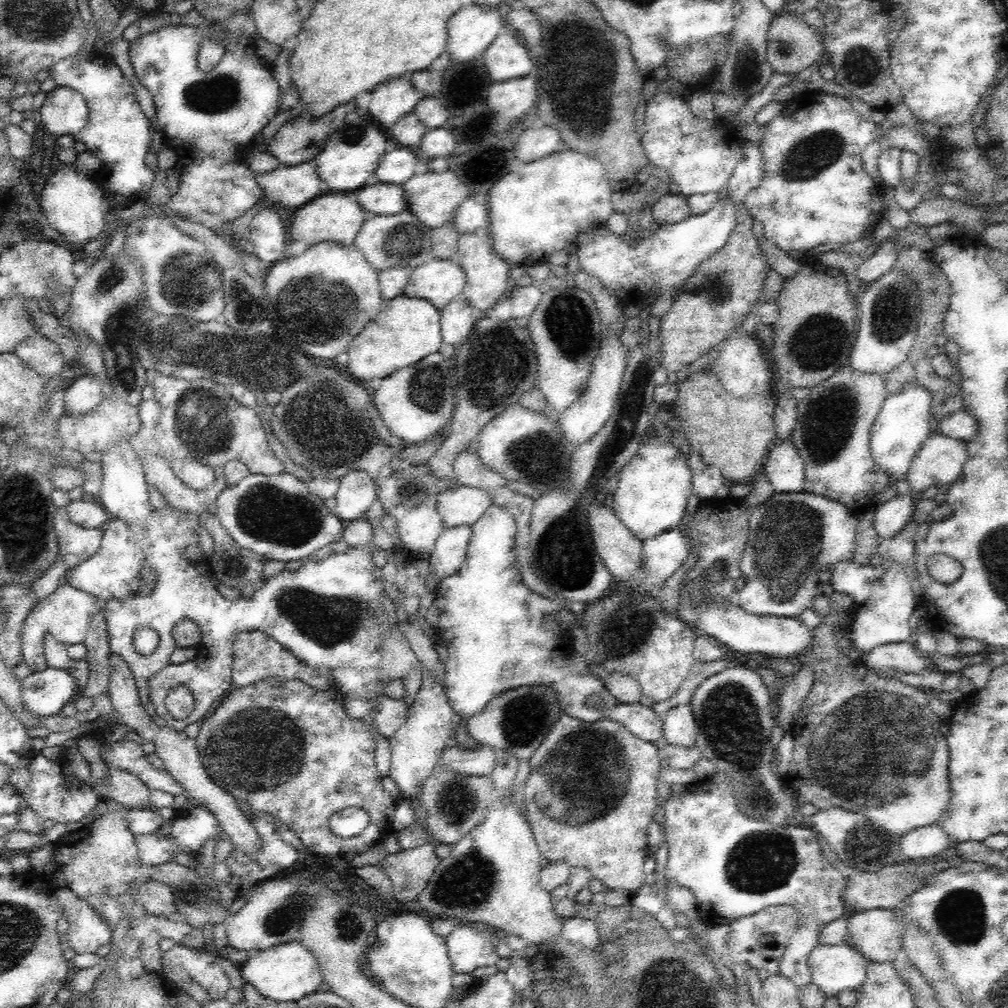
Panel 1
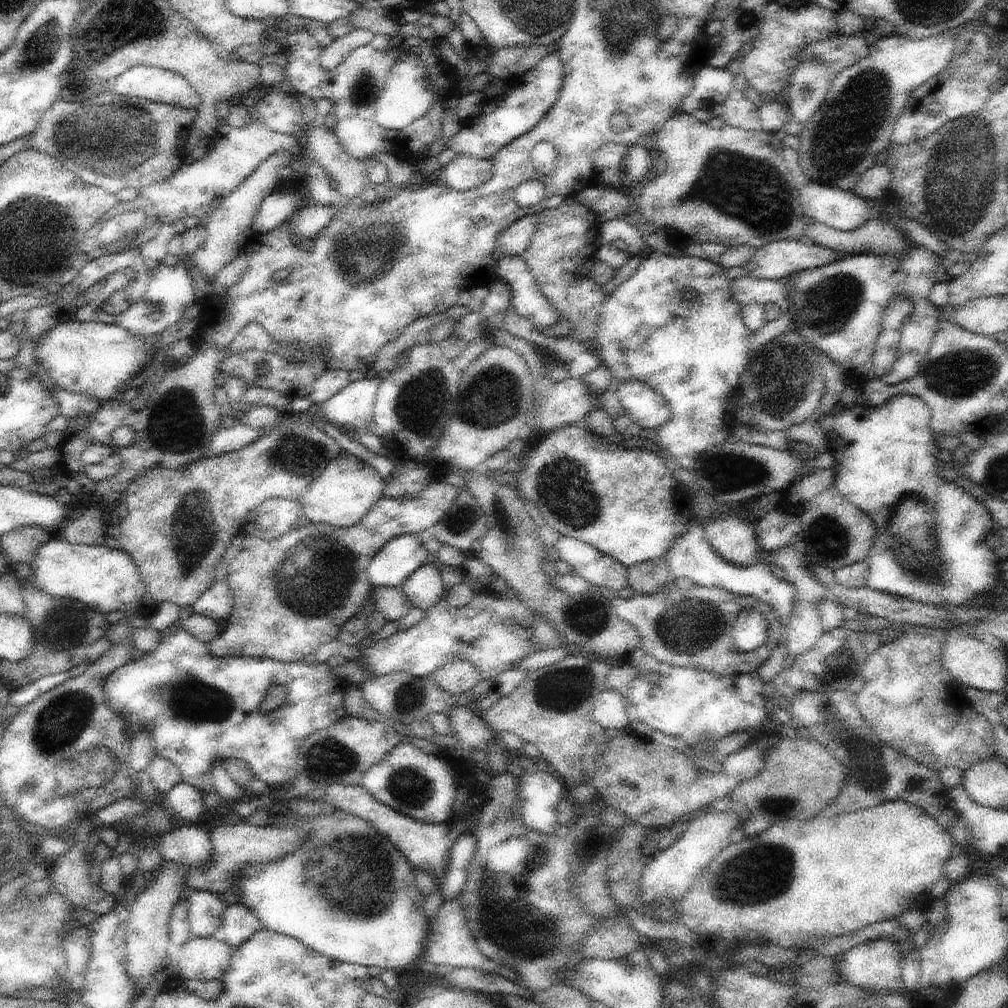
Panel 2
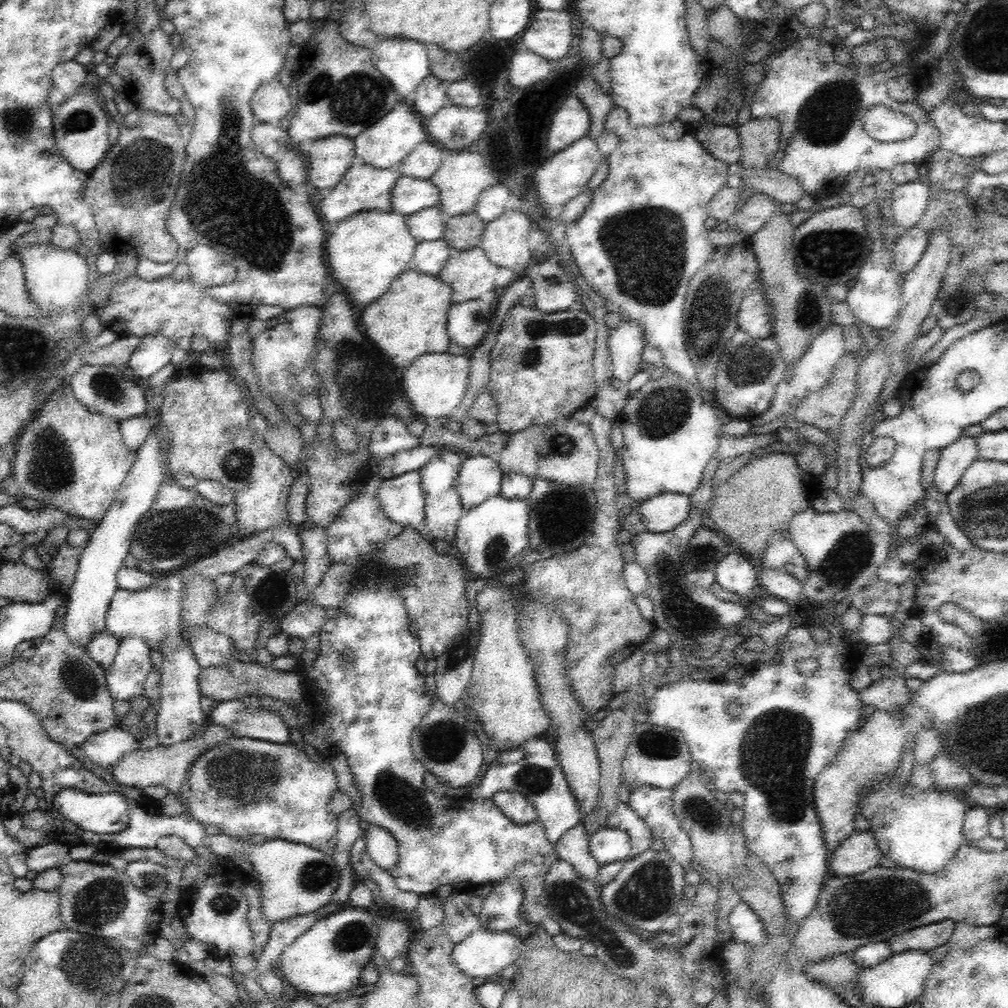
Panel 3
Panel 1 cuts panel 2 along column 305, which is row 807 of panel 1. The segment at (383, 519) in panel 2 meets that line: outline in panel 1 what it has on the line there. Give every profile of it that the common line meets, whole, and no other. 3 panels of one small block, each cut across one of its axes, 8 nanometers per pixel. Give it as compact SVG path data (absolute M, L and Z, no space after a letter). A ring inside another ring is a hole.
M563 713L562 717L554 722L554 726L552 726L538 750L532 754L532 758L529 760L530 772L524 782L523 794L525 796L524 804L526 805L524 816L531 826L543 863L562 861L570 867L587 868L592 873L592 878L601 881L605 890L622 888L622 890L628 890L631 894L638 891L642 885L646 884L643 864L650 855L647 845L648 826L654 821L654 814L656 814L656 808L658 808L656 785L659 783L659 764L659 748L653 742L640 740L640 737L630 733L624 724L608 718L589 723Z

